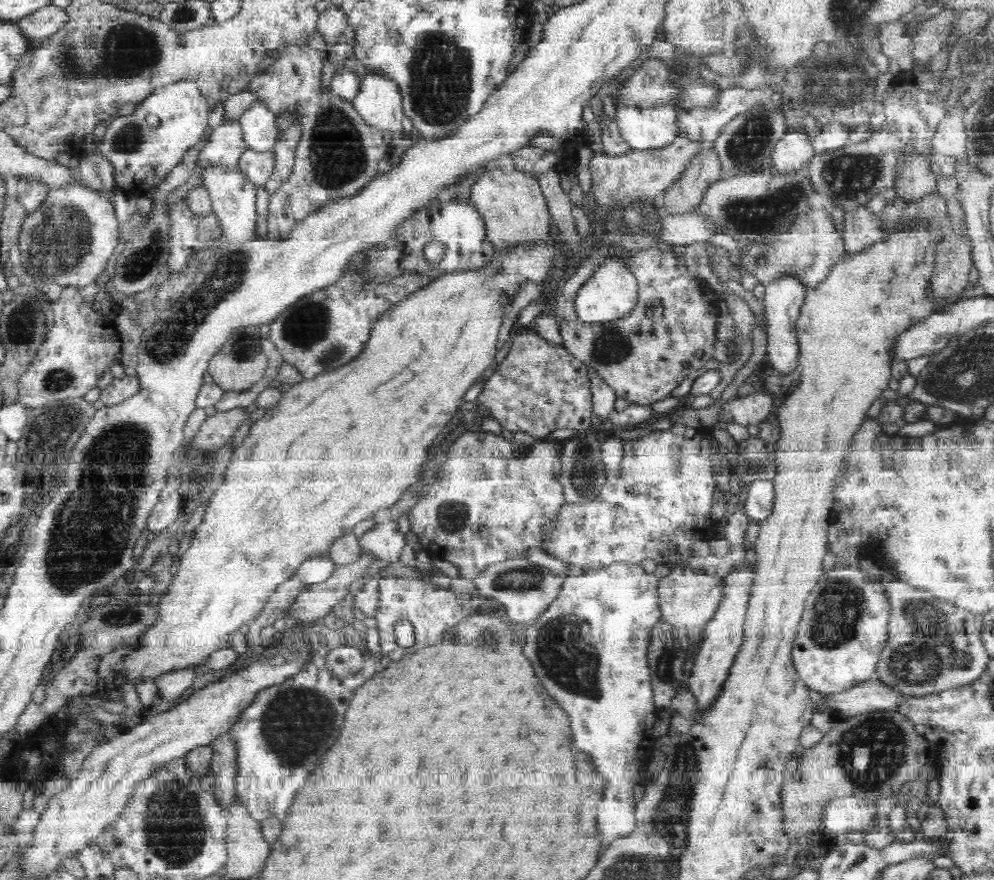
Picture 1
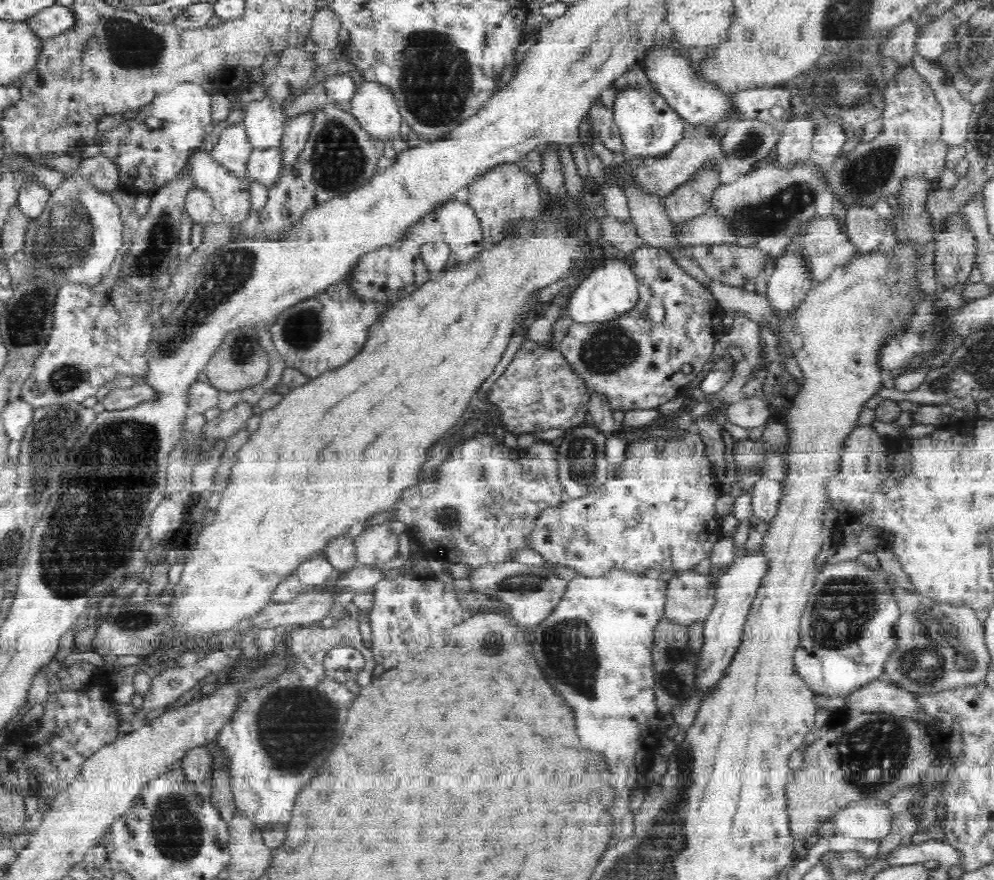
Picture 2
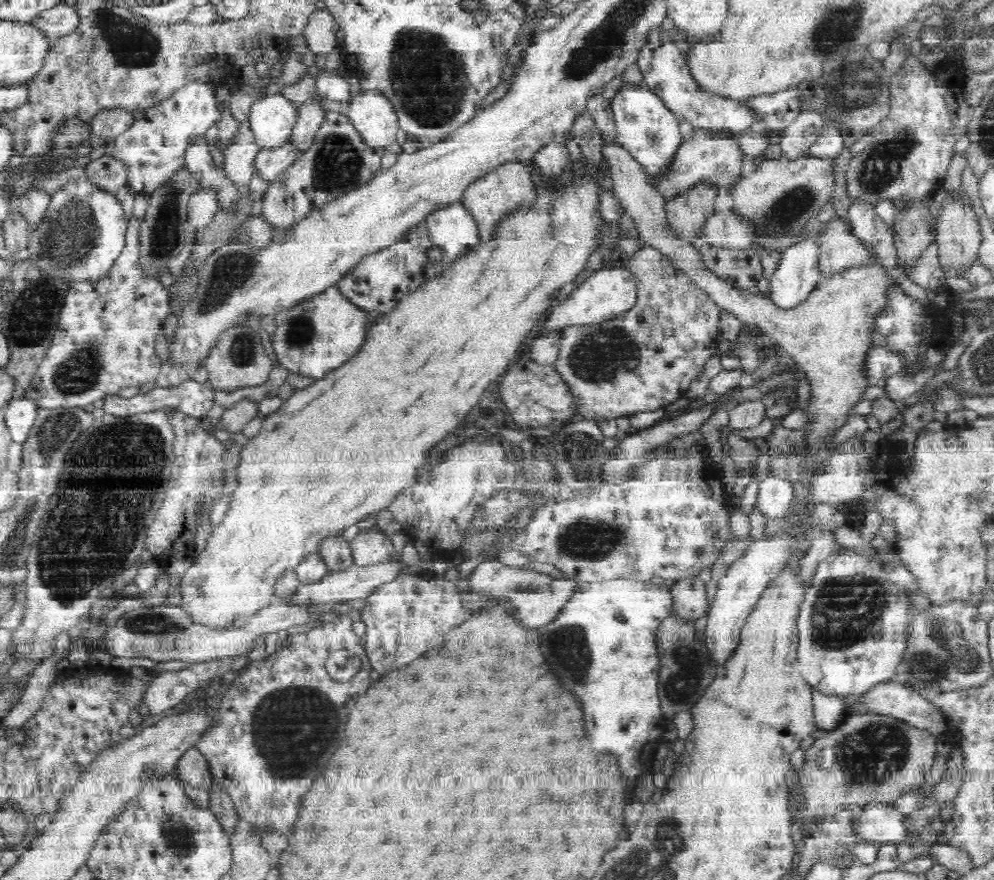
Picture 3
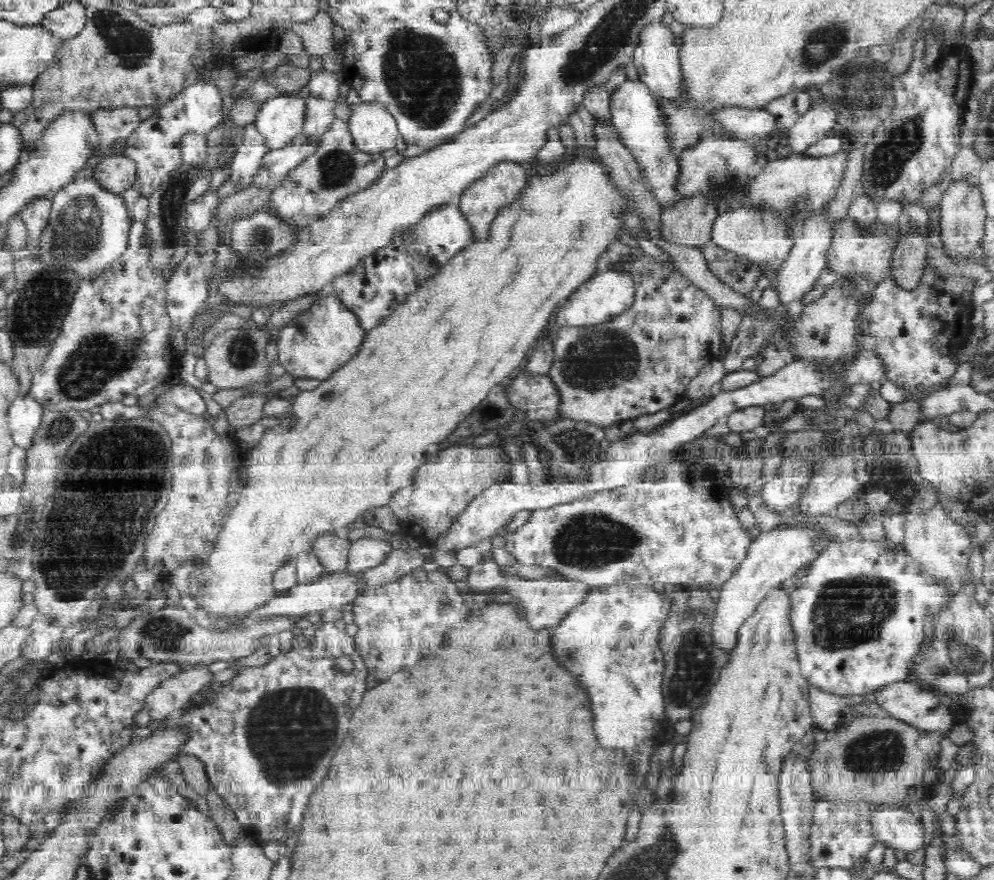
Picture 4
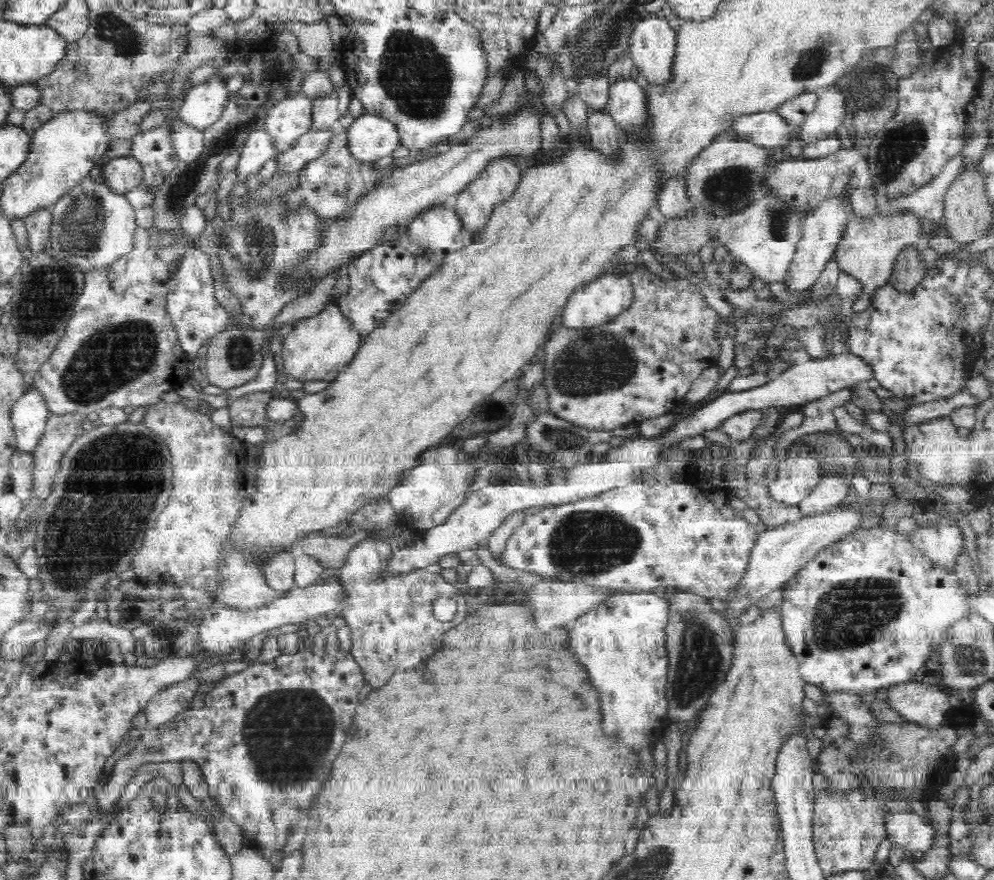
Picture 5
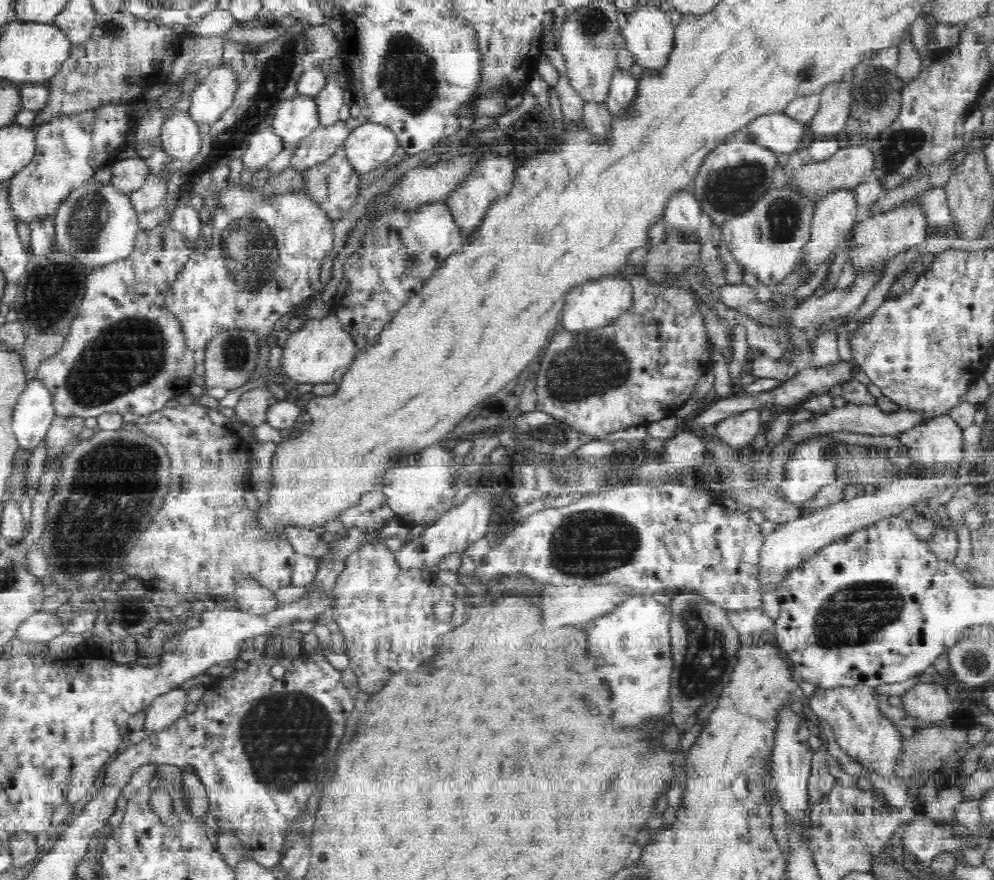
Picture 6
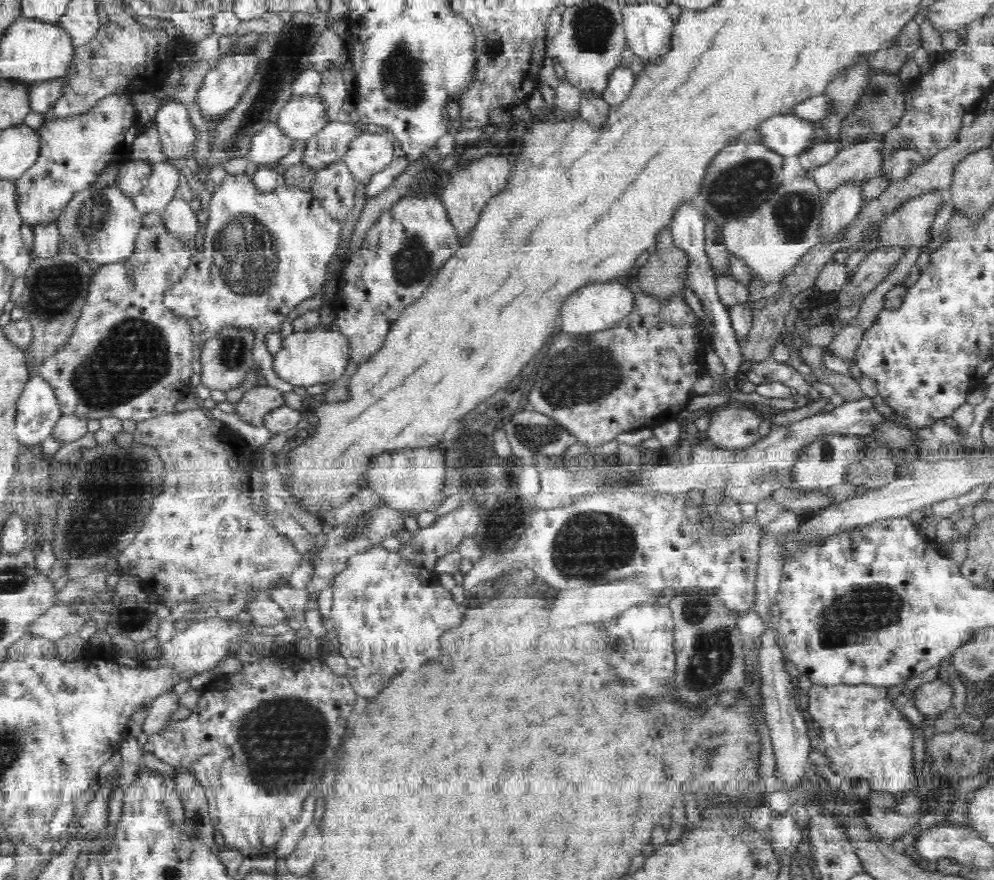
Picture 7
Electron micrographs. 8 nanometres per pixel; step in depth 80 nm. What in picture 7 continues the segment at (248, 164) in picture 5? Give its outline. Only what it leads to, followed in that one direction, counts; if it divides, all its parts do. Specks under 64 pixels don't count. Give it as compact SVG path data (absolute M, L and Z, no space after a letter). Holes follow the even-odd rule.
M270 124L252 138L246 155L249 164L267 166L289 154L292 148L291 141L284 137L275 124Z

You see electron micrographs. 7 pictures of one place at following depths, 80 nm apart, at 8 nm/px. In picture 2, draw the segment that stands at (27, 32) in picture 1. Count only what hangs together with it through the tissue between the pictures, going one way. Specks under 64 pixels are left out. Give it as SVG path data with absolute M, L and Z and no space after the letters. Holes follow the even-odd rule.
M56 3L54 6L39 10L30 18L26 18L24 25L28 26L32 36L38 37L38 40L42 41L68 30L68 27L72 26L72 22L72 11Z

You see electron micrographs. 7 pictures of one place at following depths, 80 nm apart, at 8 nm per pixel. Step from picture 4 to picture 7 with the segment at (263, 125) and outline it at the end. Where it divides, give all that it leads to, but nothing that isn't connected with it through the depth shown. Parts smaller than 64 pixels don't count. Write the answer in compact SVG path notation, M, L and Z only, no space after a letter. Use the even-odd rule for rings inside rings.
M294 96L280 108L275 126L284 134L284 137L291 141L291 145L294 145L298 140L308 141L316 132L320 131L326 123L324 107L322 107L322 103L320 103L320 99L318 99L317 96Z

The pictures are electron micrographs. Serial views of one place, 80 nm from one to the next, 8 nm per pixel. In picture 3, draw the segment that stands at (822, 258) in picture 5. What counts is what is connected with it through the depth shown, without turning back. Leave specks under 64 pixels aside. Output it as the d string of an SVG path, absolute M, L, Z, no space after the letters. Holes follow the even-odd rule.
M804 239L784 249L778 268L769 279L769 299L781 309L793 309L821 280L817 268L816 243Z

